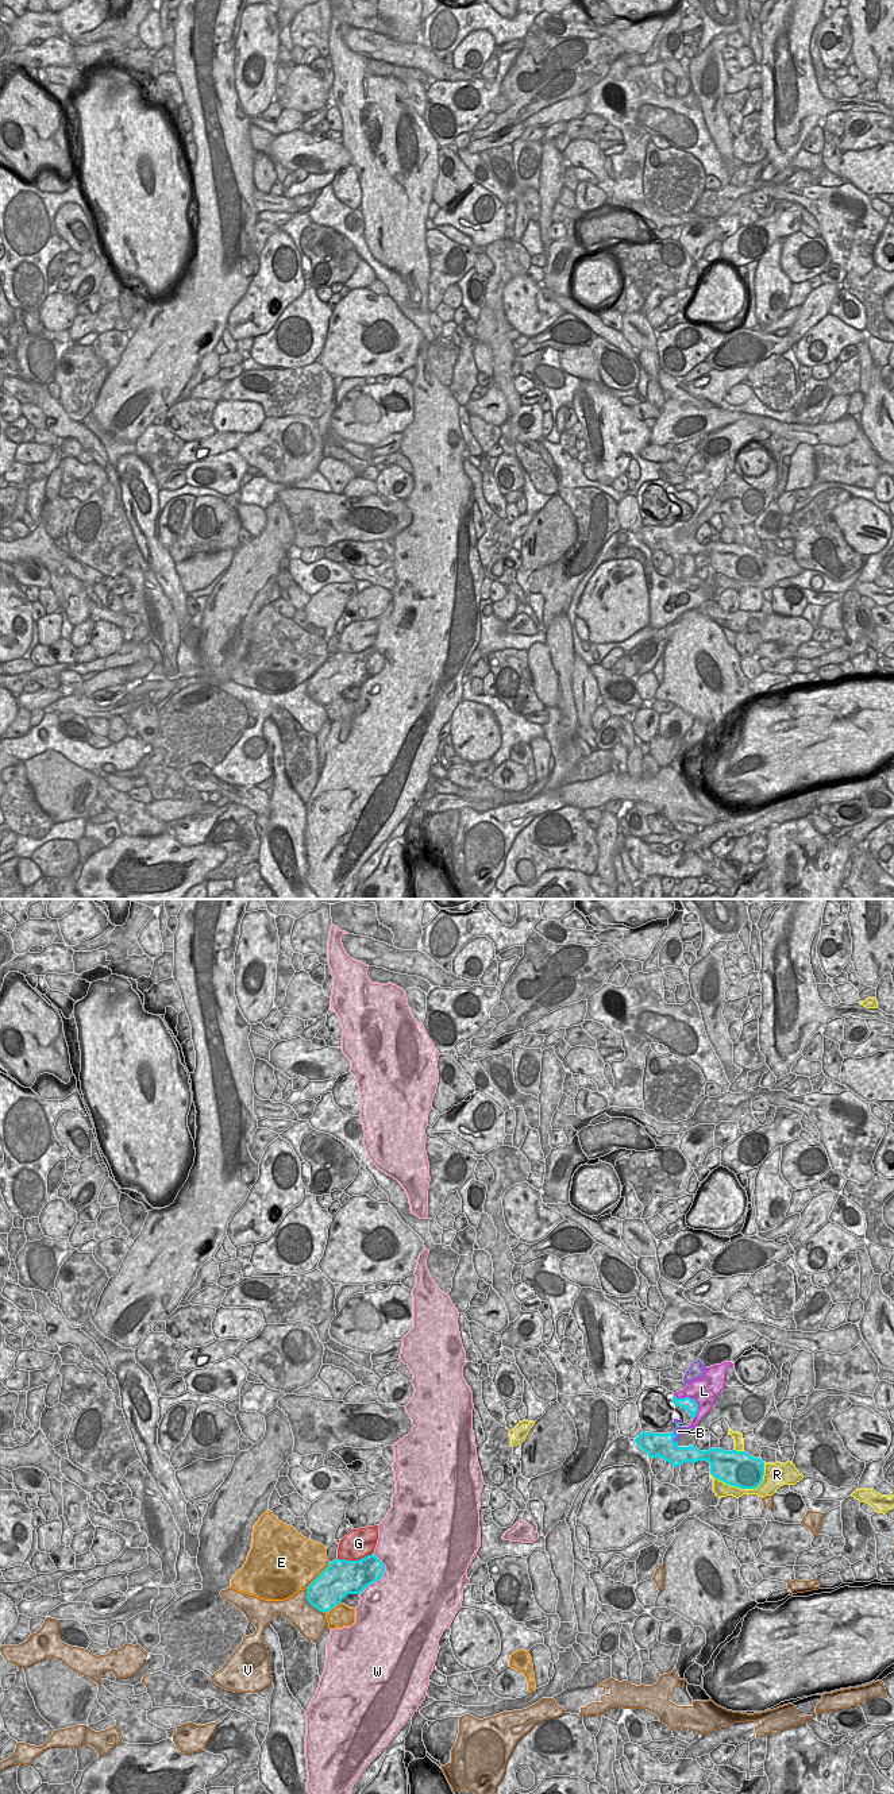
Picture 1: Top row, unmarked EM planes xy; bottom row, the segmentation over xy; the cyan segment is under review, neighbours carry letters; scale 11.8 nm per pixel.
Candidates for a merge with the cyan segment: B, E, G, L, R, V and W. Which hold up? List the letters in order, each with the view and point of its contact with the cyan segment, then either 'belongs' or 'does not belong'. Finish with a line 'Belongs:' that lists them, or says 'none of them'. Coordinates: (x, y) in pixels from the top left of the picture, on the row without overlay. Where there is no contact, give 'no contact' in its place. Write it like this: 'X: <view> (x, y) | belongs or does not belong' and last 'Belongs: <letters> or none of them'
B: xy (674, 529) | does not belong
E: xy (319, 668) | does not belong
G: xy (354, 654) | does not belong
L: xy (693, 493) | belongs
R: xy (744, 581) | does not belong
V: xy (311, 697) | does not belong
W: xy (382, 667) | does not belong
Belongs: L

